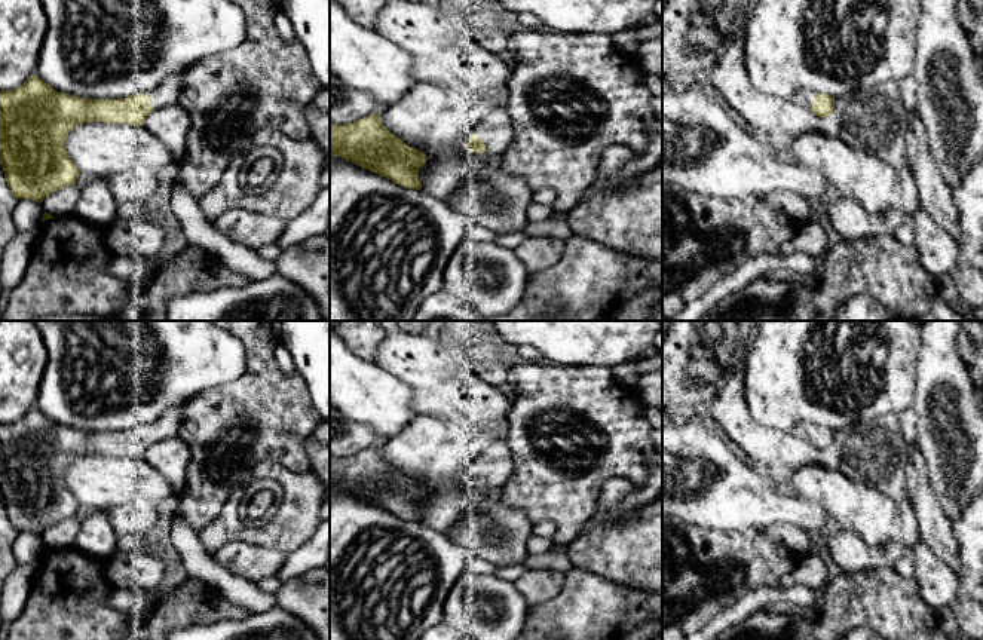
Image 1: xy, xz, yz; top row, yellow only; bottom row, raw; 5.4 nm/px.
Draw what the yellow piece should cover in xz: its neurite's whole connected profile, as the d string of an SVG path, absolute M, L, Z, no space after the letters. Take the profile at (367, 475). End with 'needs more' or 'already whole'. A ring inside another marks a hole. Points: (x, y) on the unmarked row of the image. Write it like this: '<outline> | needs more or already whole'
M379 445L353 456L330 456L330 489L340 489L395 517L422 523L419 503L428 490L382 457Z | already whole

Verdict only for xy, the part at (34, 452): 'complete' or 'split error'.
split error

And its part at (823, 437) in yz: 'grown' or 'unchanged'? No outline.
grown

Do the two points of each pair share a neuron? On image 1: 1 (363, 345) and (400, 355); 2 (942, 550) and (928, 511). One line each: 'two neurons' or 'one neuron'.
1: two neurons
2: one neuron

